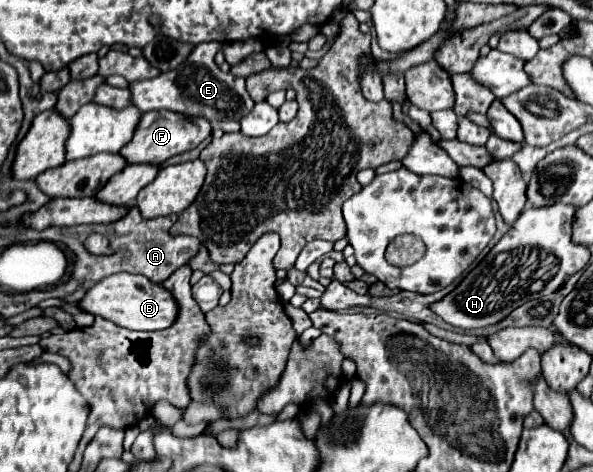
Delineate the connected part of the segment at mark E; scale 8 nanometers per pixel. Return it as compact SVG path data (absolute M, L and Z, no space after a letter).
M202 43L192 49L186 63L178 69L172 69L168 73L160 73L158 77L150 81L132 81L128 85L130 89L130 101L134 107L138 107L142 113L156 111L156 109L168 109L182 115L192 117L206 117L212 121L226 121L226 119L242 119L252 107L254 101L246 91L244 79L236 79L230 73L222 73L216 63L212 63L216 51L222 47L222 43Z

